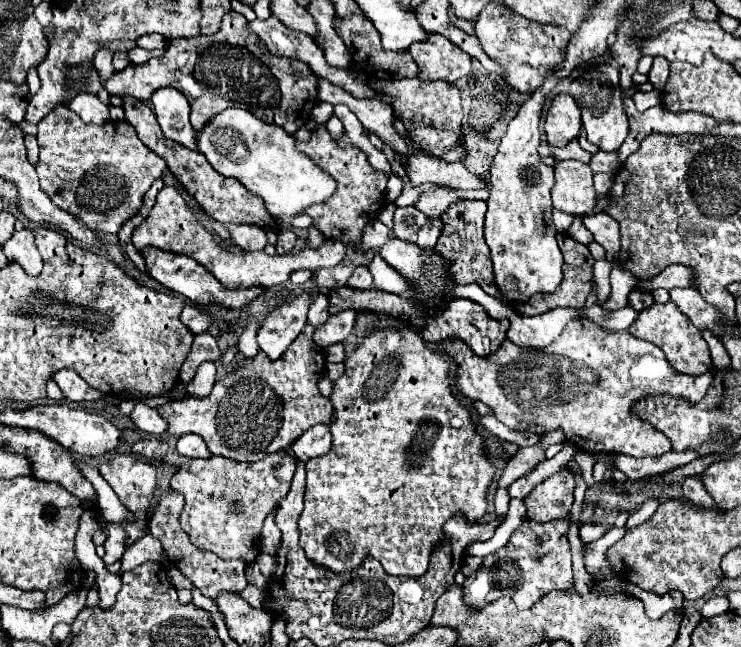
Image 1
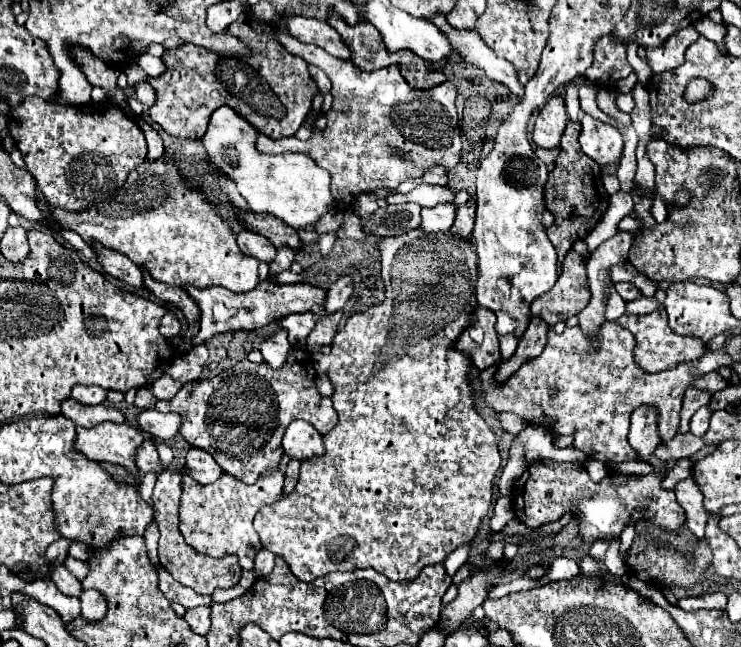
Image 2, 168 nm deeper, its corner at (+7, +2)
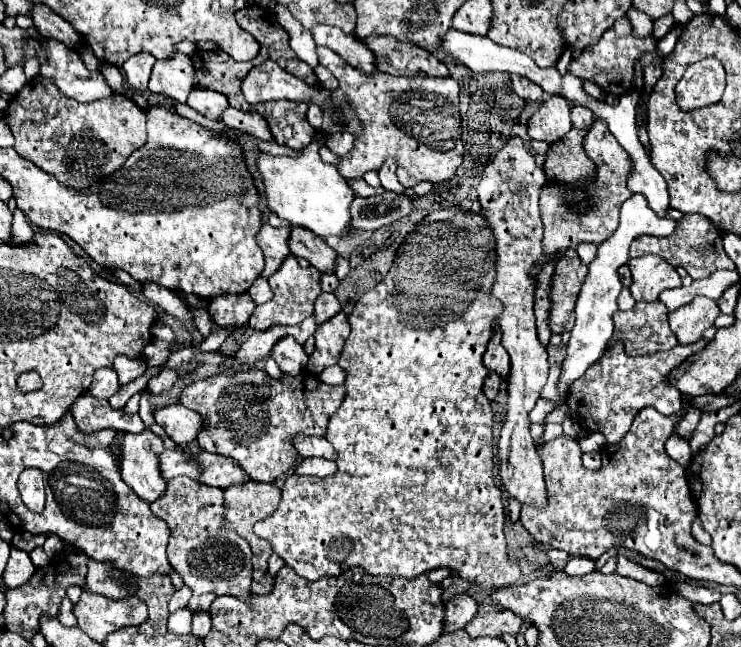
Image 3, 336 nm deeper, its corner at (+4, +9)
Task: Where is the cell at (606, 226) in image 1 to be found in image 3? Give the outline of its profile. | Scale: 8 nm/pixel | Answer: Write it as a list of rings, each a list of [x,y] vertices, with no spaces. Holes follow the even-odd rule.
[[[657,255],[631,258],[627,265],[633,275],[631,293],[635,295],[635,301],[655,301],[661,291],[681,287],[677,271]]]

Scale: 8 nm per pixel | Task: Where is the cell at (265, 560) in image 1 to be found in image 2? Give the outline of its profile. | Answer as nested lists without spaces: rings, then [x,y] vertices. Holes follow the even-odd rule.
[[[260,550],[258,554],[256,554],[256,560],[254,560],[254,572],[256,572],[256,576],[268,576],[270,574],[270,570],[274,568],[274,554],[272,552],[268,552],[268,550]]]

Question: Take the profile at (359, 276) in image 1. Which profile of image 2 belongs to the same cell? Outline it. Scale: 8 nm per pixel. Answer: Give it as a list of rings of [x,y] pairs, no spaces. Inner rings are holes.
[[[342,276],[338,278],[330,290],[326,292],[326,300],[324,300],[324,312],[326,314],[334,314],[338,310],[342,310],[342,306],[346,304],[346,300],[352,294],[352,278],[350,276]]]

